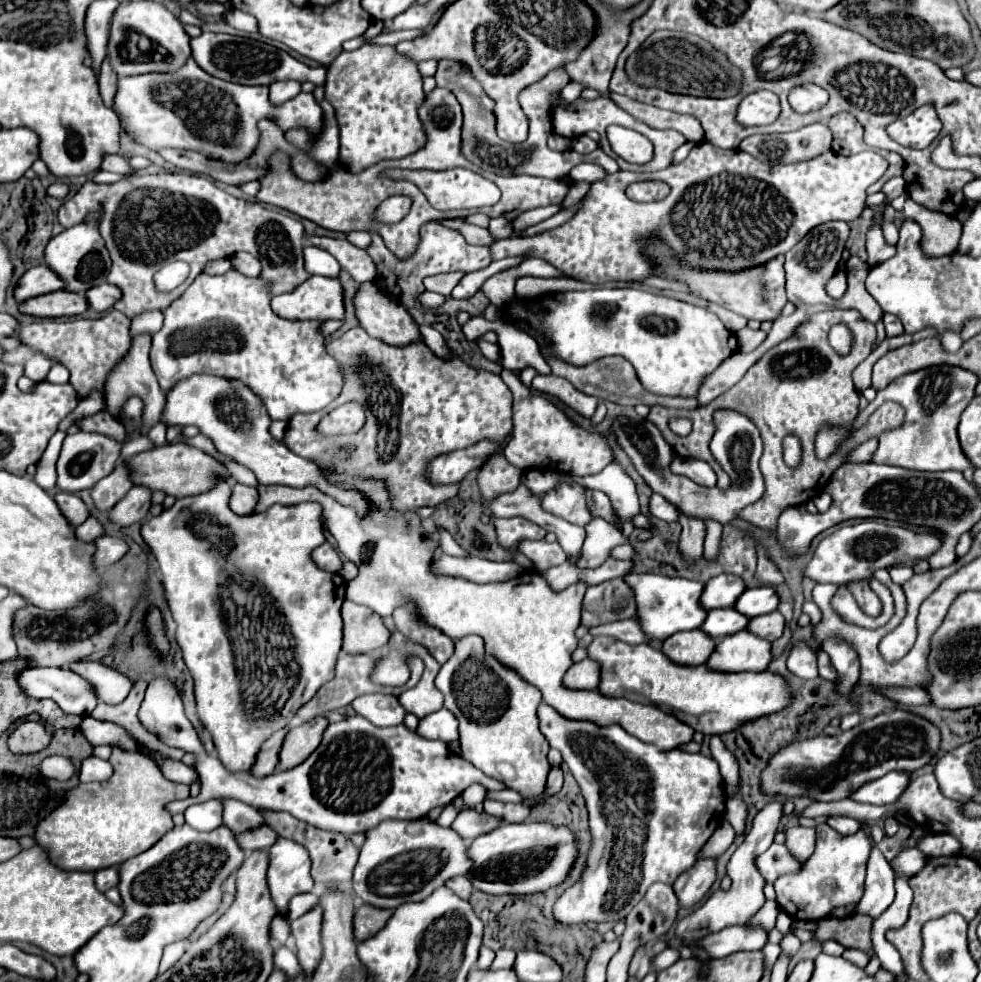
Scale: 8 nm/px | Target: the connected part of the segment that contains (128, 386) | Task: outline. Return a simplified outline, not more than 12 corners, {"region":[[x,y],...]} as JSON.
{"region":[[135,335],[105,381],[107,409],[145,401],[143,427],[161,421],[165,393],[151,371],[151,335]]}

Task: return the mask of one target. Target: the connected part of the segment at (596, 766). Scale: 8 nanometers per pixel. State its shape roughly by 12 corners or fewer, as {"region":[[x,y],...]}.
{"region":[[539,705],[589,809],[565,925],[617,923],[725,815],[713,757]]}

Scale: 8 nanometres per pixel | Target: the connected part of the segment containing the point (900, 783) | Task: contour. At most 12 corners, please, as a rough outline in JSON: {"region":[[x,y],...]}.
{"region":[[891,771],[865,783],[853,795],[871,805],[895,803],[911,773]]}

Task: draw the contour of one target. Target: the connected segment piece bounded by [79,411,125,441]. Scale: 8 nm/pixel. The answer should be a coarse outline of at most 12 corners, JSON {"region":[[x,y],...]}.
{"region":[[109,411],[81,419],[83,431],[125,441],[125,429]]}

